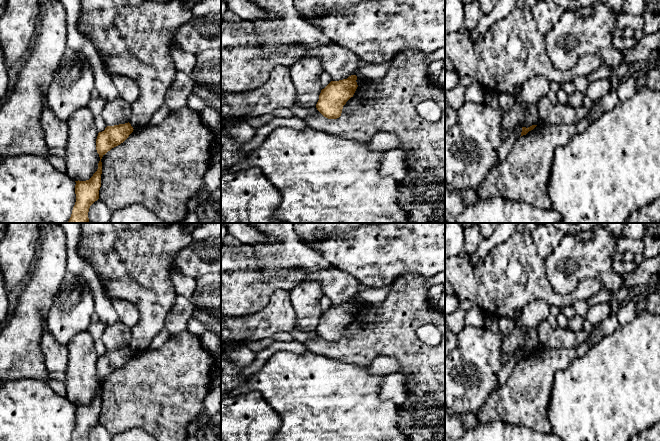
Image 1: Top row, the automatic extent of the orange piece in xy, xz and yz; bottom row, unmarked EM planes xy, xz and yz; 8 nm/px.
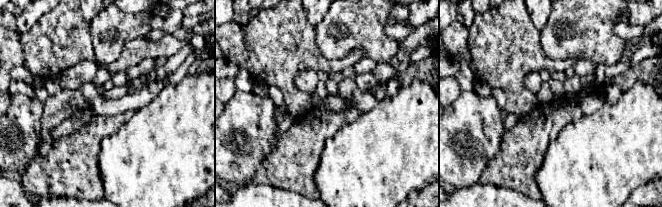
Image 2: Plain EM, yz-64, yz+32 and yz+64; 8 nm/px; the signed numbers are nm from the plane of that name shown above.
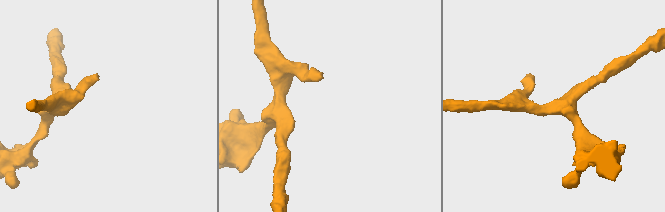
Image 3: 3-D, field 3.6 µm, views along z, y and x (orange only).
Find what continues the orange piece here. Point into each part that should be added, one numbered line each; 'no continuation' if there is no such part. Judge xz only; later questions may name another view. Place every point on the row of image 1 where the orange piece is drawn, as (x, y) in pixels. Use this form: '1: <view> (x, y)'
no continuation

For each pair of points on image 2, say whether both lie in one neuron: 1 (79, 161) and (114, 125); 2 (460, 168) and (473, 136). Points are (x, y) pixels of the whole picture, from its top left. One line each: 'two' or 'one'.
1: one
2: one

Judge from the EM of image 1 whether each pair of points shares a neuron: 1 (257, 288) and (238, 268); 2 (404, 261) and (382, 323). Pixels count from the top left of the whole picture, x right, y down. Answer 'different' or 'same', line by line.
1: same
2: different

